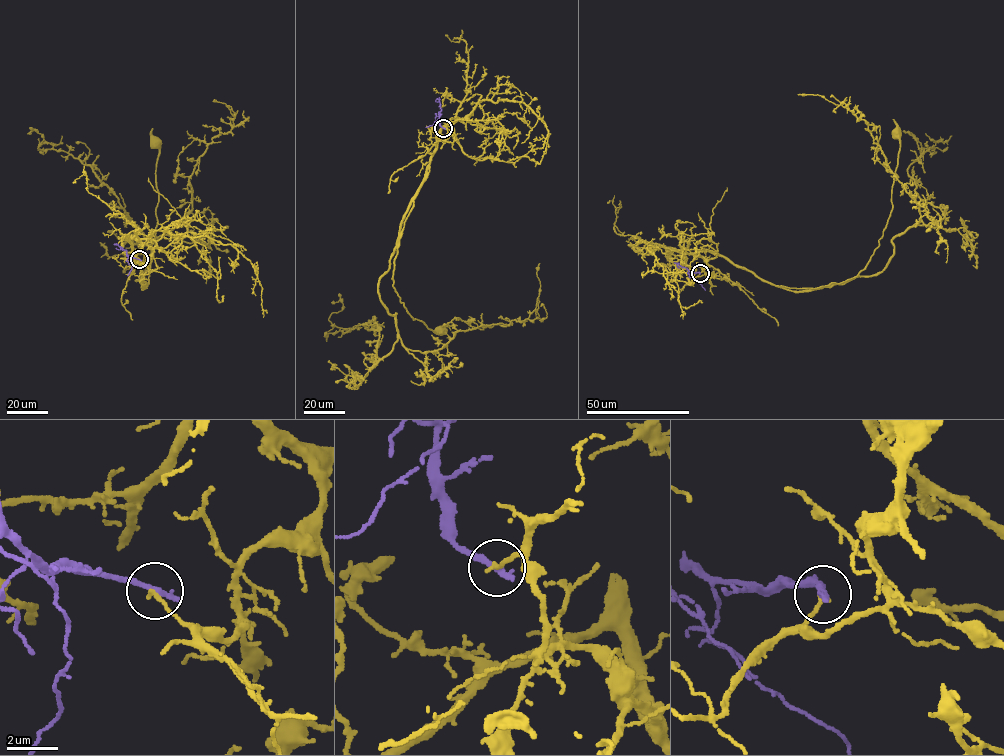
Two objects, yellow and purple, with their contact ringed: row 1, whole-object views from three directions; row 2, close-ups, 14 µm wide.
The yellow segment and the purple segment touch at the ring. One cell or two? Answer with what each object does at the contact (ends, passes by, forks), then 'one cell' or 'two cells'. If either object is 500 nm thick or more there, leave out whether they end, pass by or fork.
yellow ends there; purple ends there; two cells

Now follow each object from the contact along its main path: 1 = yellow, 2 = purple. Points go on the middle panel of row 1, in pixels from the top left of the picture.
1: (444, 128), (457, 140), (449, 125), (442, 127), (426, 178), (404, 223), (392, 285), (413, 319), (439, 331)
2: (444, 128), (440, 126), (438, 112), (439, 117), (426, 127)

